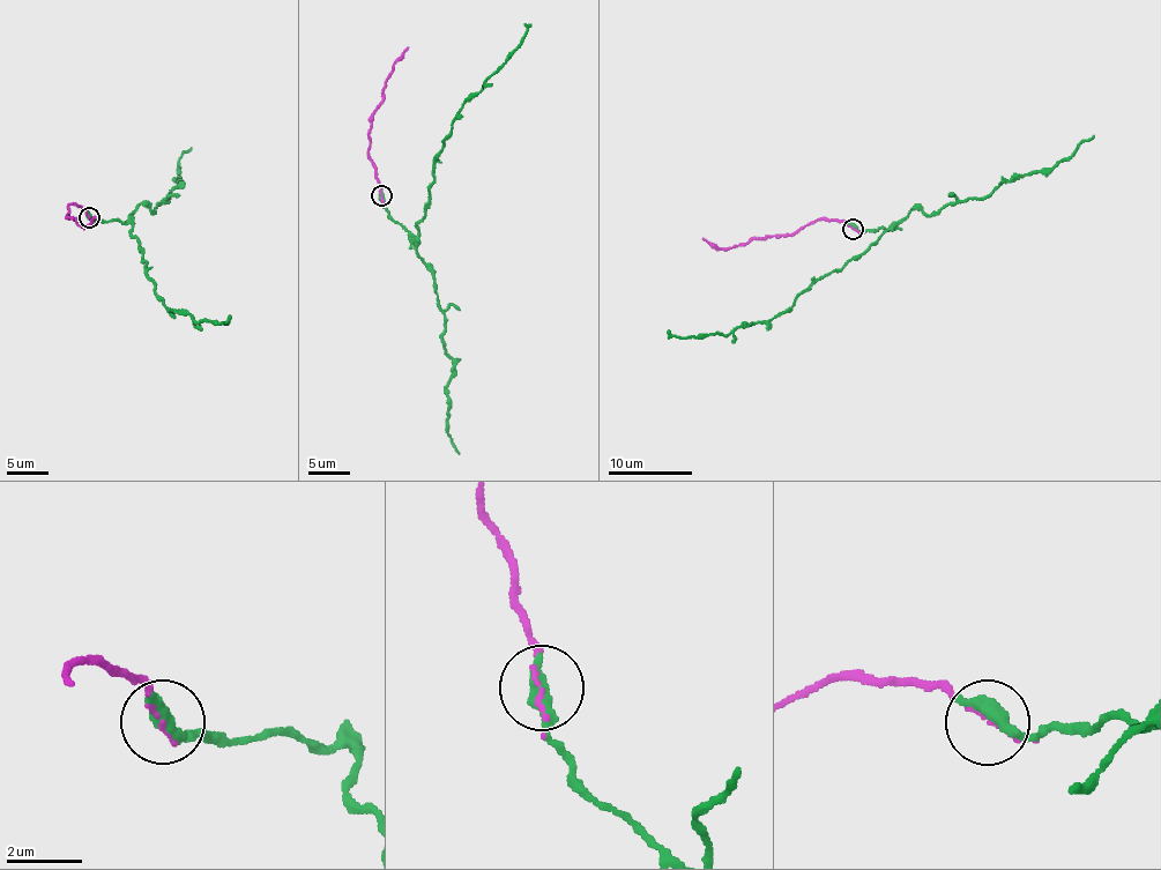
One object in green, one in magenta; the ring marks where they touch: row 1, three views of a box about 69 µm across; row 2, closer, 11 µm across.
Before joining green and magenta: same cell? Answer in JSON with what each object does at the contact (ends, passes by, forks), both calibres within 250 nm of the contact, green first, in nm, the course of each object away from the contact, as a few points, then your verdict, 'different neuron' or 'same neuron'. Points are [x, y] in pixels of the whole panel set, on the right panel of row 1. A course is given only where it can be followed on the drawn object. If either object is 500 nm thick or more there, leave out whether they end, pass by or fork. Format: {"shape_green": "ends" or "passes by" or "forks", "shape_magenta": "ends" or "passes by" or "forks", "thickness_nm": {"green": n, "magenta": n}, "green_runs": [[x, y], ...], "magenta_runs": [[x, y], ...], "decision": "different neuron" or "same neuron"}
{"thickness_nm": {"green": 550, "magenta": 70}, "green_runs": [[853, 228], [888, 229], [783, 312], [728, 335], [677, 336], [668, 331]], "magenta_runs": [[853, 229], [836, 220], [813, 221], [790, 235], [761, 237], [728, 248], [717, 248], [704, 237]], "decision": "same neuron"}

